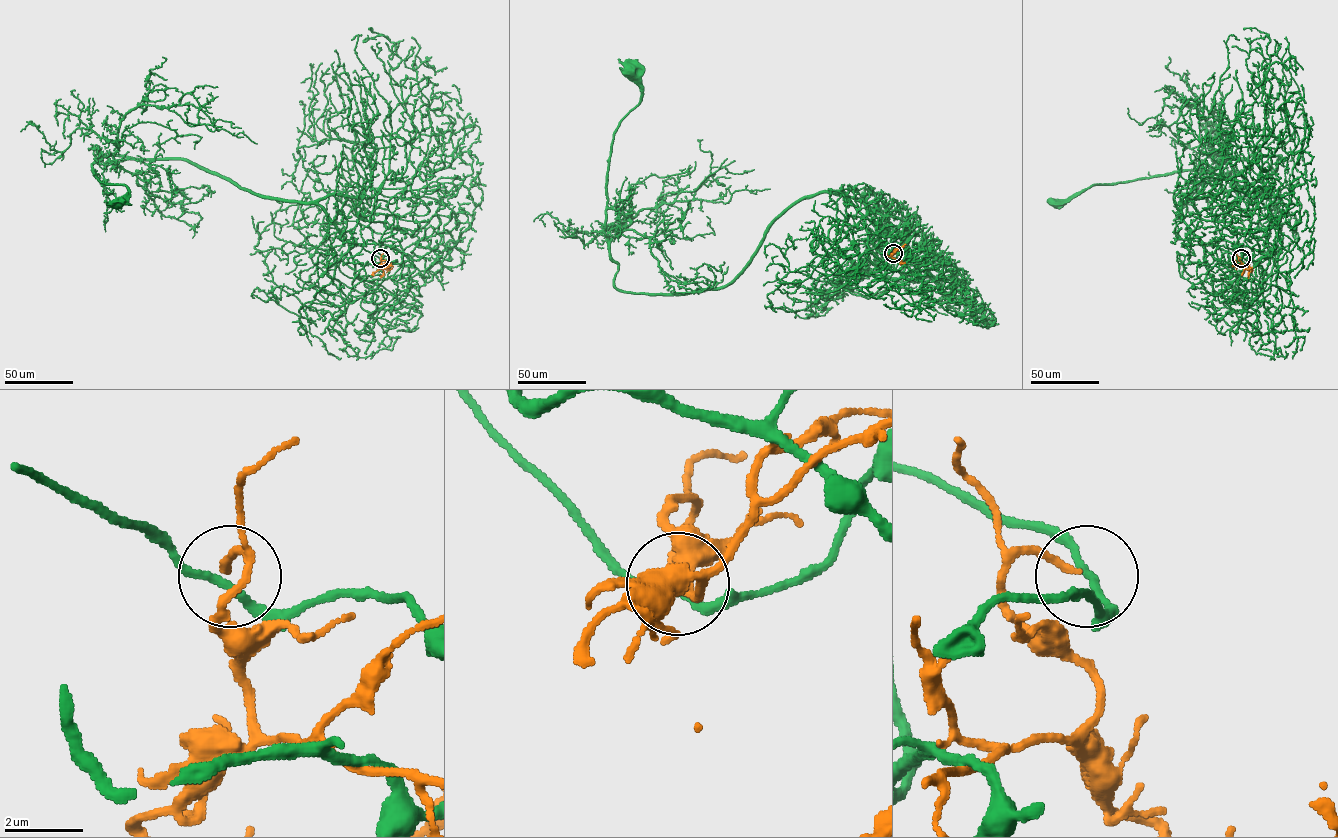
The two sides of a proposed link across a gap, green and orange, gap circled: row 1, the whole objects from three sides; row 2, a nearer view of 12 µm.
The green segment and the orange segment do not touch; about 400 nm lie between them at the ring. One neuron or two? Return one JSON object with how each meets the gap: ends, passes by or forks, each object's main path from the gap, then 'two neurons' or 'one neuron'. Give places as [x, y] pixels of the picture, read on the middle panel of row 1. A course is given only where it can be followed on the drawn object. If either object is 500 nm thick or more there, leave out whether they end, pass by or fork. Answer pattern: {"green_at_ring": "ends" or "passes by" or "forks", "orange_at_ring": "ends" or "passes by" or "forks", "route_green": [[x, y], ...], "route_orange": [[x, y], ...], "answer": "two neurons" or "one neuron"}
{"green_at_ring": "passes by", "orange_at_ring": "ends", "route_green": [[893, 253], [844, 195], [817, 192], [724, 286], [621, 292], [606, 176], [640, 99], [630, 70]], "route_orange": [[894, 253], [892, 257], [905, 262]], "answer": "two neurons"}

